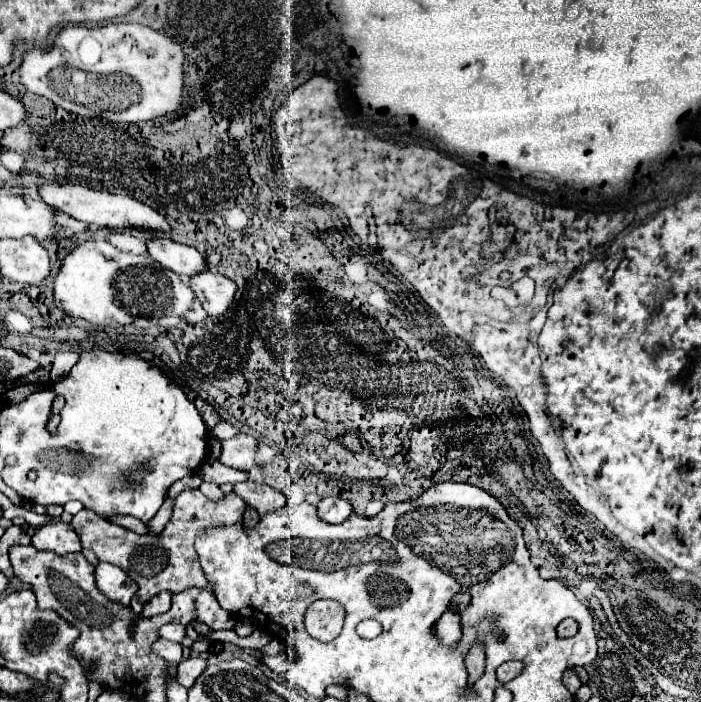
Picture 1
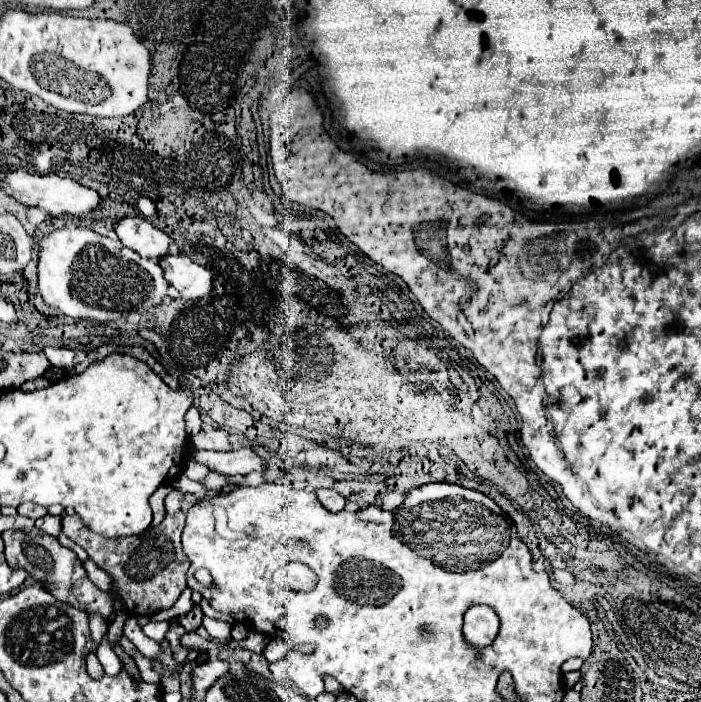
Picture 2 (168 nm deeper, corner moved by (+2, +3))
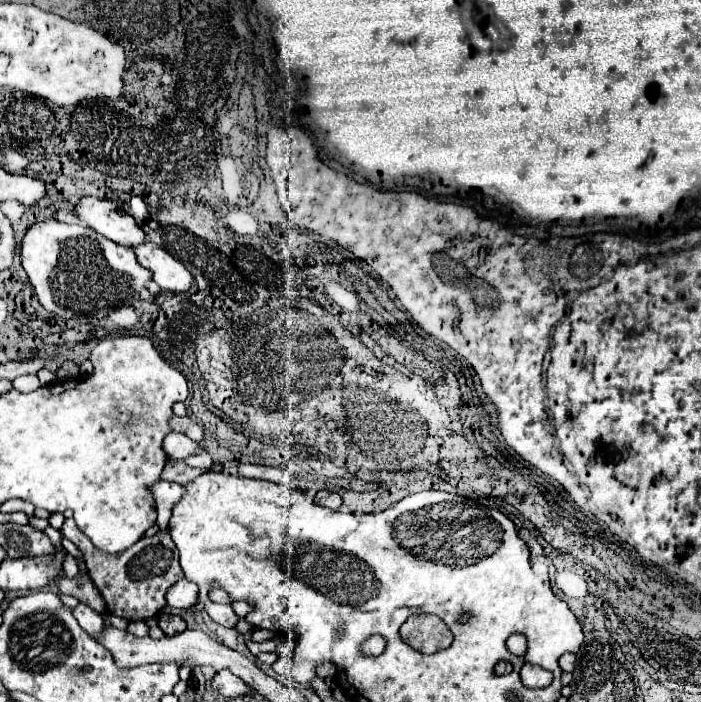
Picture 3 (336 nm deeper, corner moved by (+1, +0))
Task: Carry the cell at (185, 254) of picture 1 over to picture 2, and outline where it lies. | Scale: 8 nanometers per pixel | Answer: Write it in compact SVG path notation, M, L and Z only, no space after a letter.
M142 217L116 219L112 223L112 229L120 237L122 245L134 249L142 257L160 259L168 253L168 247L172 245L172 239L164 231L152 227L150 221Z

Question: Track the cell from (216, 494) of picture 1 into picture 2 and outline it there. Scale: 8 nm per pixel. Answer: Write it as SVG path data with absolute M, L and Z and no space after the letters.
M188 461L184 467L184 475L194 481L200 481L202 477L206 477L206 473L208 473L208 467L202 463L196 463L196 461Z

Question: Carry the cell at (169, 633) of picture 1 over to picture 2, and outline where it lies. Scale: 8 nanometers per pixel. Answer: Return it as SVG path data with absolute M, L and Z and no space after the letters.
M148 621L144 627L142 627L142 631L144 631L144 635L146 637L150 637L150 639L154 639L154 641L164 641L164 635L166 635L166 631L168 631L168 621Z

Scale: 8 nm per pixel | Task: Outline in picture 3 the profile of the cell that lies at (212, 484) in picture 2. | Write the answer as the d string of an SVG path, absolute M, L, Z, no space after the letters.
M169 460L161 478L163 480L171 480L171 482L179 482L179 484L189 484L191 480L195 480L201 474L201 470L189 468L185 462L179 460Z

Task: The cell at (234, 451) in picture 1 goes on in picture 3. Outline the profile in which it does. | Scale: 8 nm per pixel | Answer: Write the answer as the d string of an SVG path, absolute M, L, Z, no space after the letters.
M173 416L173 418L171 418L171 428L173 428L175 432L181 432L181 434L189 436L189 438L195 440L195 442L203 442L203 438L205 438L205 430L203 430L203 426L197 424L195 420L187 418L187 416L183 416L183 418Z

